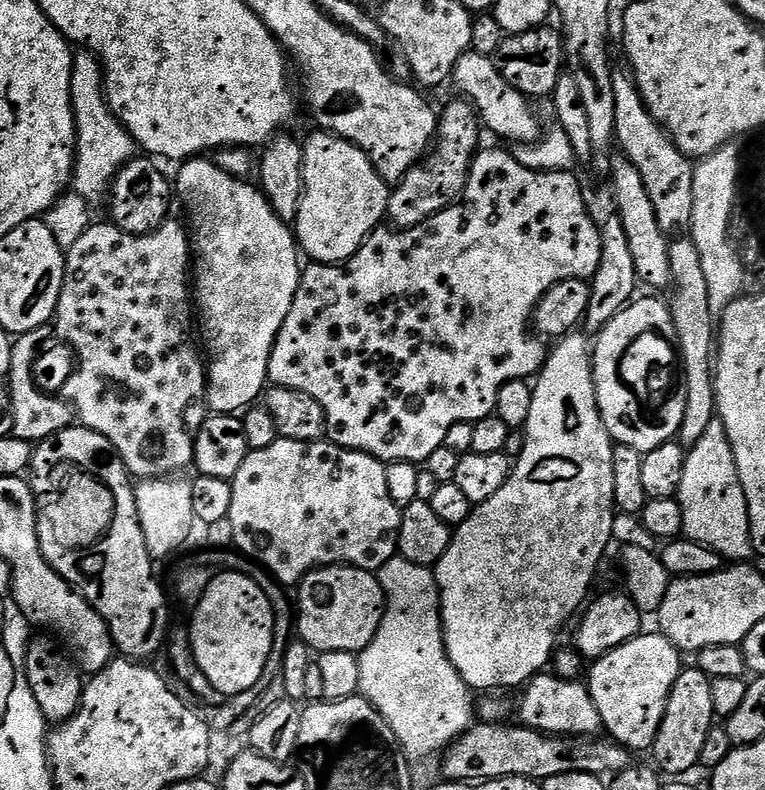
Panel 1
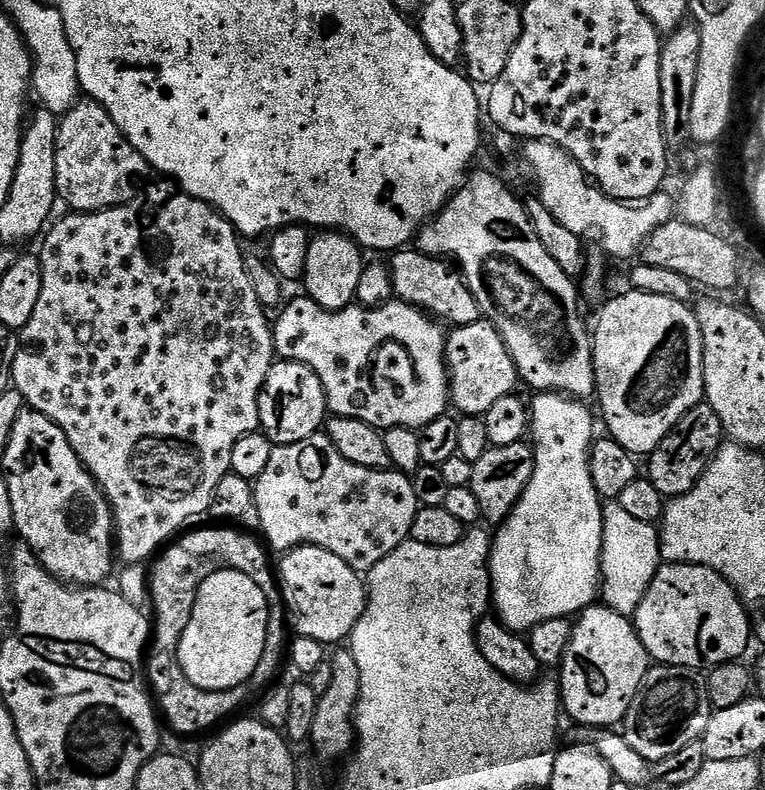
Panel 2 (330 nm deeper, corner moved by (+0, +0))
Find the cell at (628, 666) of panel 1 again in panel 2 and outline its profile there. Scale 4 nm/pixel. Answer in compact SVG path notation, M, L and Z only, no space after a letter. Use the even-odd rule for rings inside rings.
M597 602L591 608L585 608L575 617L572 625L570 646L566 650L558 669L558 691L563 711L577 725L585 728L611 729L619 725L628 713L630 702L638 694L650 667L650 657L646 646L642 646L640 635L636 633L636 625L629 617L618 614L613 608Z

